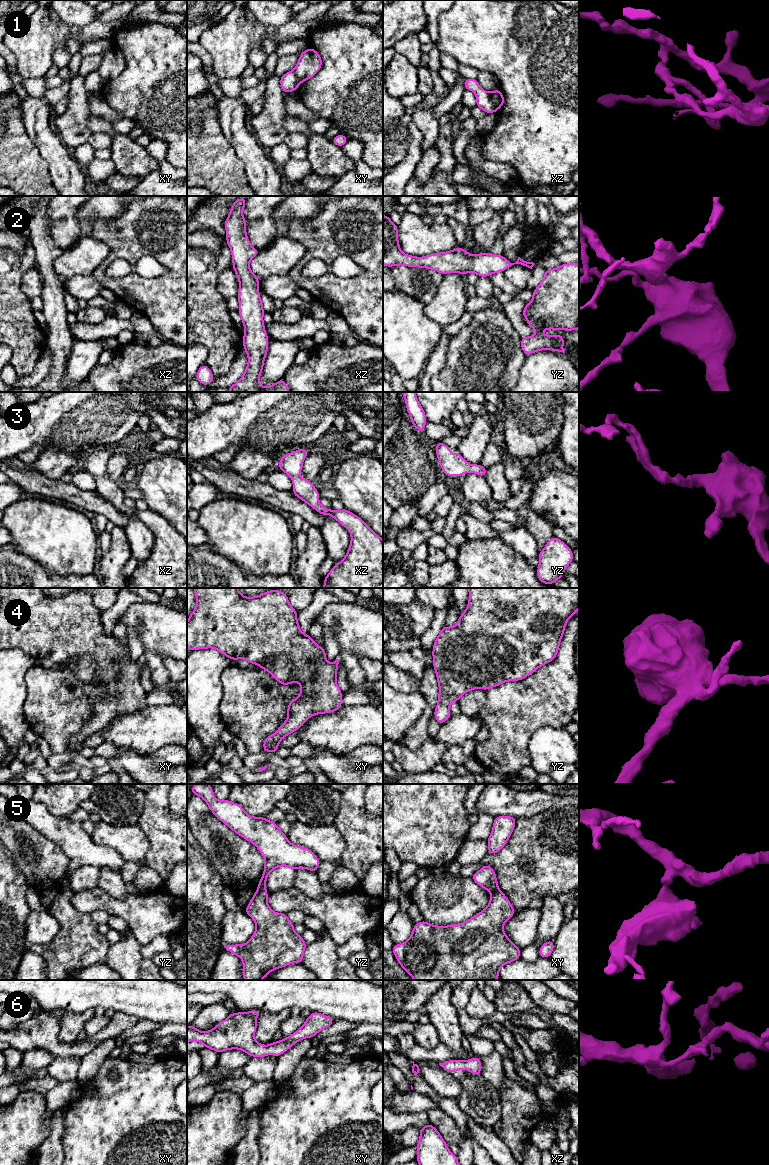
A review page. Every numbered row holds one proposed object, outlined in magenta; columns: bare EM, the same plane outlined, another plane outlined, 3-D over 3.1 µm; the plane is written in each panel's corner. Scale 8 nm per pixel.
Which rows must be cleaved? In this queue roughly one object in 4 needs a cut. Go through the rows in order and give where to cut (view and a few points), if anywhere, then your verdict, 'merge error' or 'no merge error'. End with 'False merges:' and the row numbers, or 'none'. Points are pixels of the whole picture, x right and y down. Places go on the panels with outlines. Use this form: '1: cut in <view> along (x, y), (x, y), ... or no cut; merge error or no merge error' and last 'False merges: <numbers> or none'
1: cut in xz along (489, 93), (495, 111); merge error
2: no cut; no merge error
3: no cut; no merge error
4: no cut; no merge error
5: cut in yz along (258, 888), (265, 890); merge error
6: no cut; no merge error
False merges: 1, 5

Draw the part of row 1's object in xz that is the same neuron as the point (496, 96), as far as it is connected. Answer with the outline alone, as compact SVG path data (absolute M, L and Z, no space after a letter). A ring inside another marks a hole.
M497 89L490 93L490 98L495 107L495 112L497 112L499 108L502 107L505 102L503 94L499 89Z

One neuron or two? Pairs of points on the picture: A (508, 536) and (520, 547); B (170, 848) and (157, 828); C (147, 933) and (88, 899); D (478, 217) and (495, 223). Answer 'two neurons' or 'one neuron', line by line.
A: one neuron
B: one neuron
C: one neuron
D: two neurons

